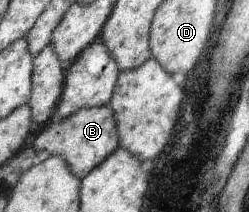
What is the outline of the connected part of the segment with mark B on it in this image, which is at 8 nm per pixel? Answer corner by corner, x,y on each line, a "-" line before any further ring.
110,105
85,107
65,119
52,119
50,126
34,138
32,148
37,151
40,163
47,161
51,156
65,158
72,172
83,180
120,149
115,111

